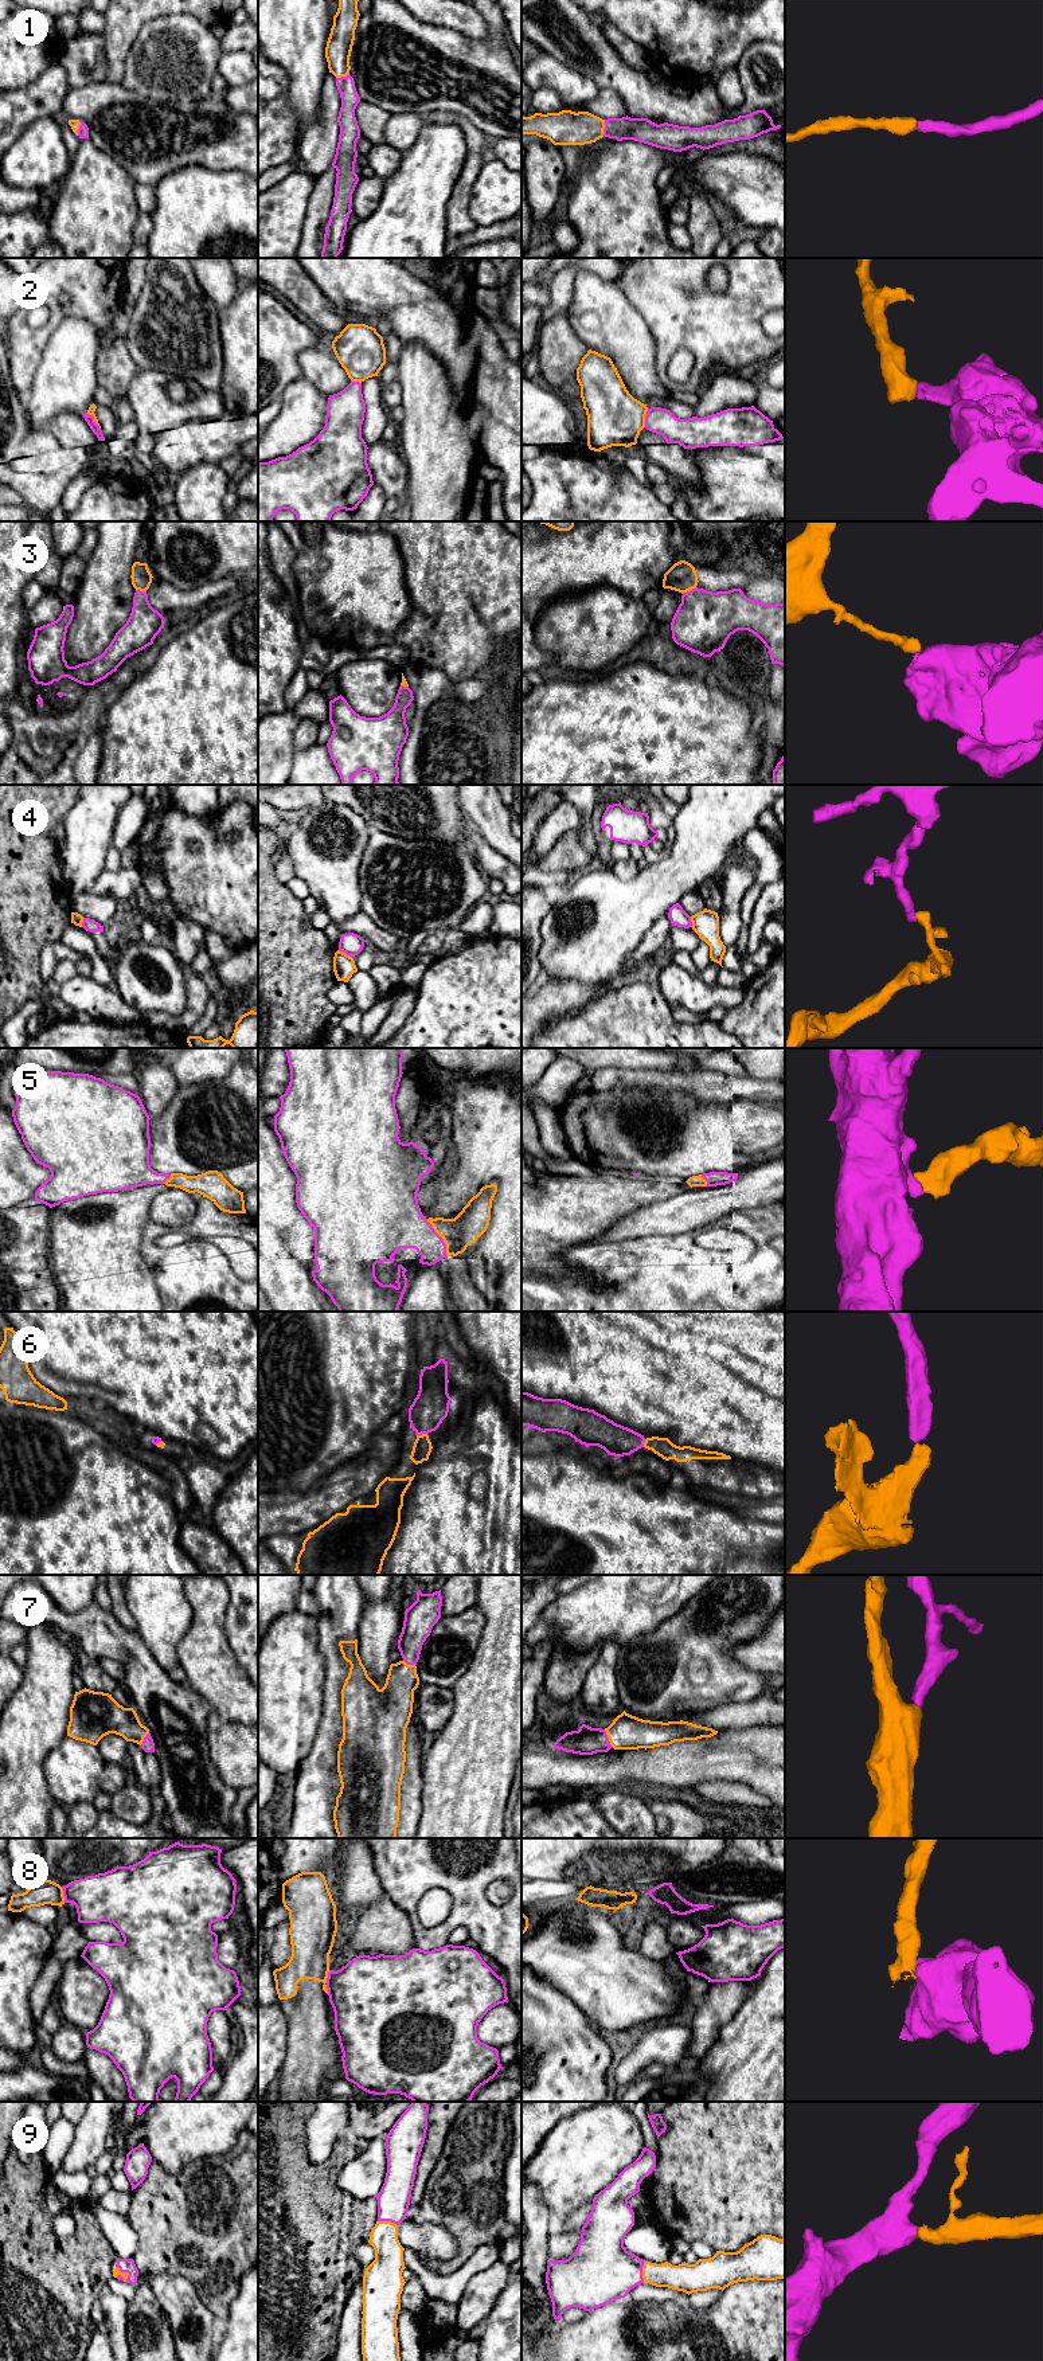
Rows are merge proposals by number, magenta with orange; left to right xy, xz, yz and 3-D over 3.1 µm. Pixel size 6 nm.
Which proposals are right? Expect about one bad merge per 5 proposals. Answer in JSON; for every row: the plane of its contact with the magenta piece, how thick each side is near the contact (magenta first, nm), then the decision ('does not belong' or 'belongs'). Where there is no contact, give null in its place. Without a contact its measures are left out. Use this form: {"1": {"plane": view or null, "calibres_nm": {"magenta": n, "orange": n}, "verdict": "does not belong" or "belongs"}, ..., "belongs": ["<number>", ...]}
{"1": {"plane": "yz", "calibres_nm": {"magenta": 140, "orange": 200}, "verdict": "belongs"}, "2": {"plane": "xy", "calibres_nm": {"magenta": 50, "orange": 50}, "verdict": "does not belong"}, "3": {"plane": "yz", "calibres_nm": {"magenta": 360, "orange": 180}, "verdict": "does not belong"}, "4": {"plane": "xz", "calibres_nm": {"magenta": 130, "orange": 130}, "verdict": "does not belong"}, "5": {"plane": "xz", "calibres_nm": {"magenta": 280, "orange": 190}, "verdict": "belongs"}, "6": {"plane": "xz", "calibres_nm": {"magenta": 220, "orange": 110}, "verdict": "belongs"}, "7": {"plane": "yz", "calibres_nm": {"magenta": 170, "orange": 200}, "verdict": "belongs"}, "8": {"plane": "xy", "calibres_nm": {"magenta": 280, "orange": 140}, "verdict": "does not belong"}, "9": {"plane": "xy", "calibres_nm": {"magenta": 80, "orange": 50}, "verdict": "belongs"}, "belongs": ["1", "5", "6", "7", "9"]}

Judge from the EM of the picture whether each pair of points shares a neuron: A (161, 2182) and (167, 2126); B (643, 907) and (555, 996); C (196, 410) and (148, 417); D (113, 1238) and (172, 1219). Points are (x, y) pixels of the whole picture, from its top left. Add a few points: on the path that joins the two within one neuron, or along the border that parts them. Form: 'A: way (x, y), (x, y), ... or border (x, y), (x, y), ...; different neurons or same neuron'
A: border (152, 2160), (170, 2173), (178, 2173), (194, 2161); different neurons
B: border (542, 970), (557, 978), (602, 984); different neurons
C: way (184, 411), (160, 413); same neuron
D: border (163, 1189), (152, 1200), (149, 1219); different neurons

